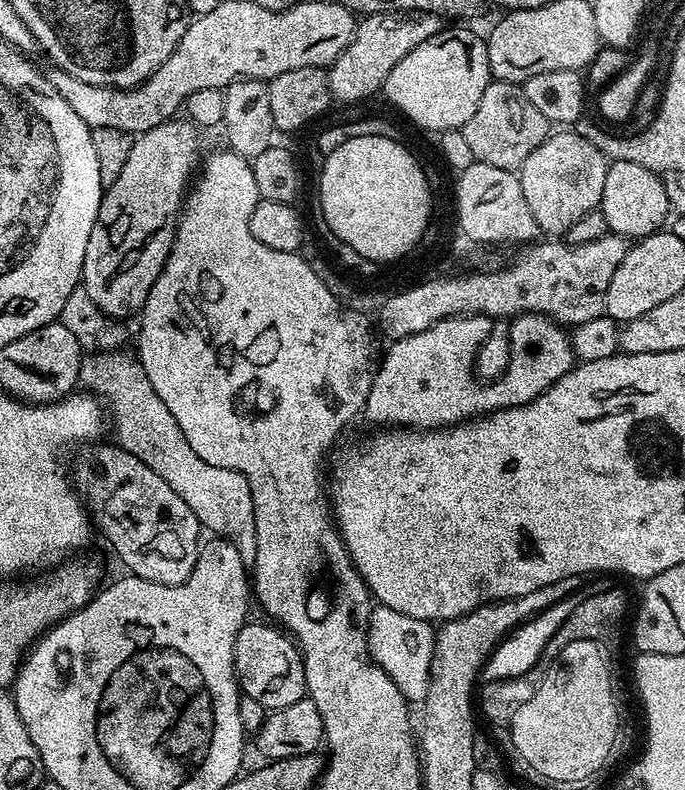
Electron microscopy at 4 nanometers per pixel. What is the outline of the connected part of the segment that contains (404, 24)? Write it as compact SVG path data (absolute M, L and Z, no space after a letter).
M373 12L359 21L353 41L339 54L326 72L326 87L340 100L364 100L381 91L384 80L410 50L426 42L438 31L437 17L432 14L405 14L402 12Z

